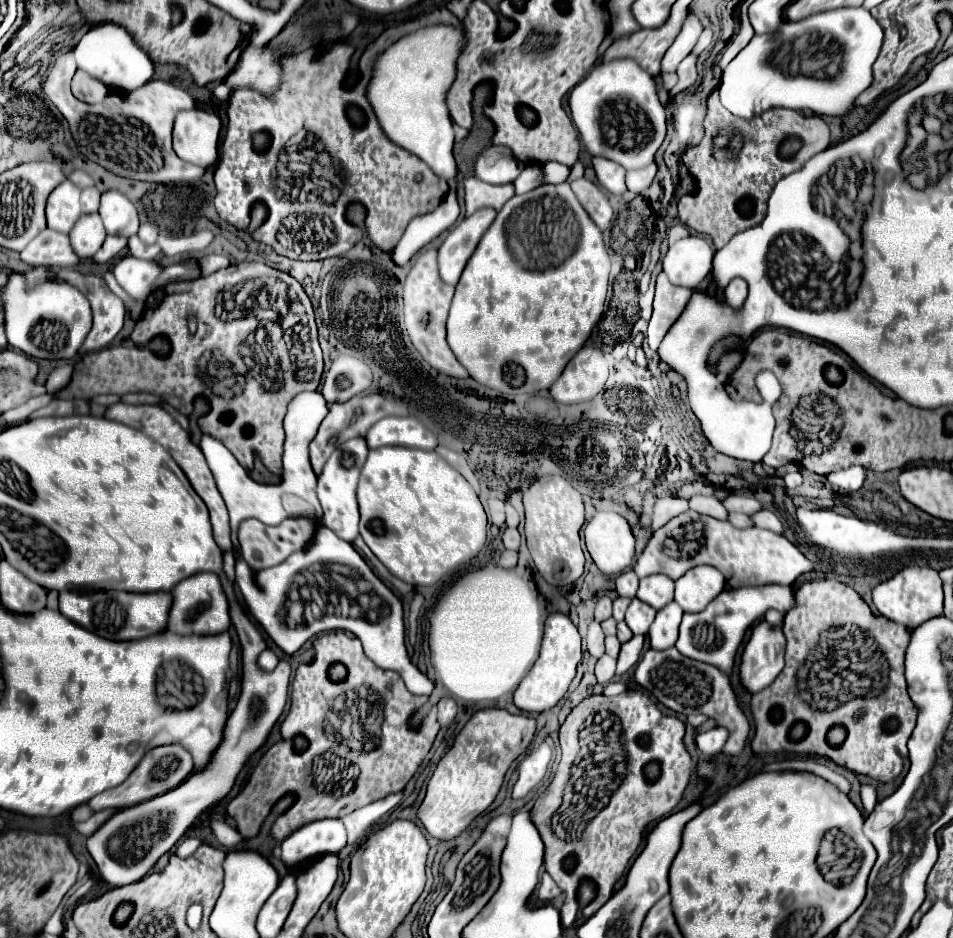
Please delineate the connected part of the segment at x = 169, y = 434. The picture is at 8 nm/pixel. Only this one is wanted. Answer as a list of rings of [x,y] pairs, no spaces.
[[[112,404],[108,410],[106,410],[106,418],[108,420],[114,420],[114,422],[122,422],[126,426],[132,426],[136,430],[142,430],[144,434],[148,434],[152,440],[156,440],[160,446],[164,446],[170,456],[176,460],[176,464],[184,470],[184,474],[188,476],[192,488],[196,490],[196,494],[206,502],[208,510],[210,510],[210,522],[212,522],[212,528],[214,528],[214,540],[218,544],[218,548],[222,552],[232,552],[232,540],[230,540],[230,520],[228,520],[228,508],[214,484],[214,478],[212,478],[212,472],[204,460],[204,454],[202,450],[192,444],[188,432],[166,412],[162,410],[160,406],[150,406],[150,404],[140,404],[140,406],[132,406],[132,404]]]

